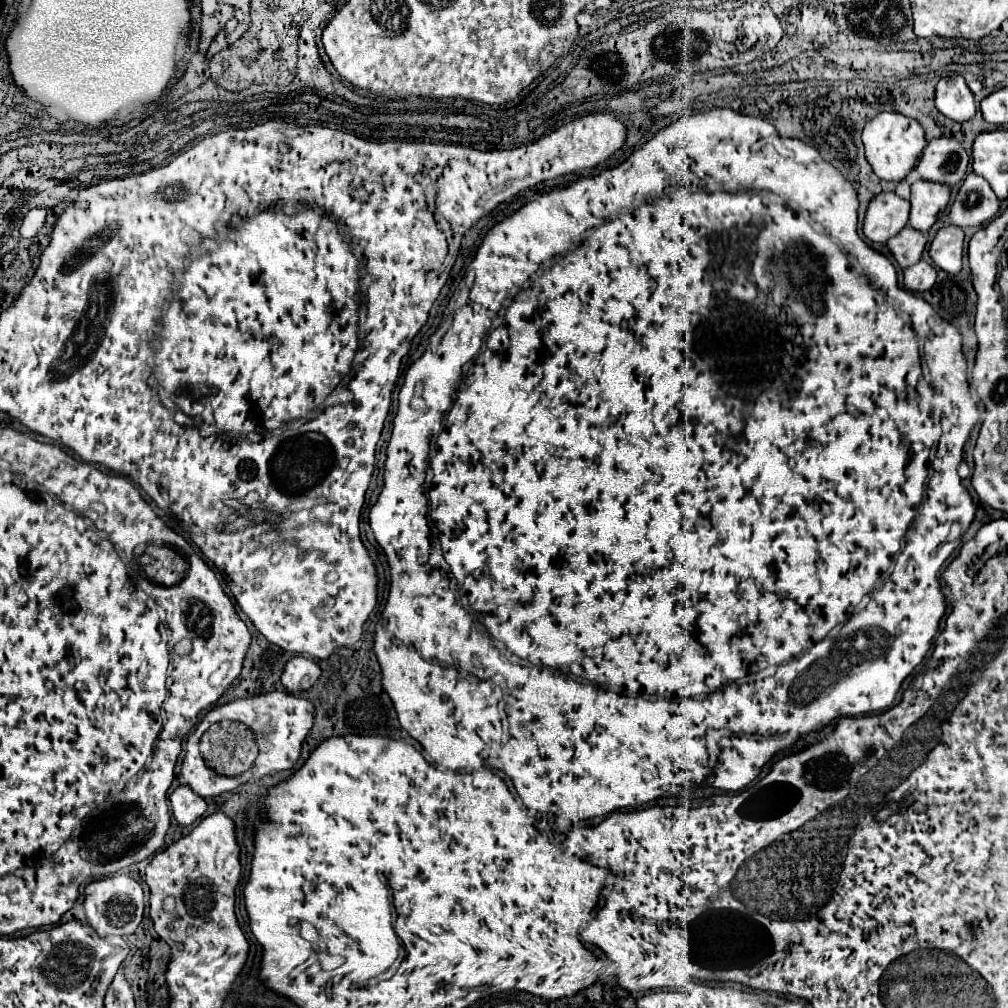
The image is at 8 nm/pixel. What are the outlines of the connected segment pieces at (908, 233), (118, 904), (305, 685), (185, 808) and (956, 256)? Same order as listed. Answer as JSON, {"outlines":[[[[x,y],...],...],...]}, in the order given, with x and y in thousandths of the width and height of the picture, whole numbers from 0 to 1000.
{"outlines":[[[[897,225],[889,235],[885,235],[881,241],[883,251],[887,253],[889,261],[899,267],[913,259],[913,253],[919,245],[919,233],[913,229],[907,229],[905,225]]],[[[125,868],[103,870],[99,874],[87,876],[83,886],[85,886],[85,892],[83,892],[85,912],[99,930],[131,928],[139,918],[141,904],[143,904],[143,890],[141,890],[141,880],[131,870],[125,870]]],[[[292,652],[284,658],[282,668],[280,668],[280,680],[288,688],[300,688],[310,684],[310,680],[317,674],[319,666],[317,662],[304,652]]],[[[179,779],[171,789],[169,789],[169,797],[171,797],[171,807],[175,811],[175,814],[181,820],[190,818],[194,813],[198,813],[204,805],[204,795],[200,791],[196,791],[187,779]]],[[[938,223],[929,231],[923,243],[923,255],[931,267],[948,273],[954,267],[954,247],[956,247],[956,229],[952,225]]]]}

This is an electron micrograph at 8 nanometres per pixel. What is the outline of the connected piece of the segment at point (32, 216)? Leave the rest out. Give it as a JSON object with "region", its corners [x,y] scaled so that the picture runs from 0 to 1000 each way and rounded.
{"region":[[[34,205],[34,207],[30,207],[28,213],[26,213],[24,219],[22,219],[22,227],[20,227],[22,235],[32,237],[32,235],[44,225],[46,213],[48,213],[48,207],[46,207],[46,205]]]}

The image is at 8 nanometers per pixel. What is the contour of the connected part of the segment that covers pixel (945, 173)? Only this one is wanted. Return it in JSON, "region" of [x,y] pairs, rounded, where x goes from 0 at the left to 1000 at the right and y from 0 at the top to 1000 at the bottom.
{"region":[[[927,138],[915,150],[909,170],[917,180],[931,180],[940,186],[950,184],[960,170],[960,152],[946,138]]]}

